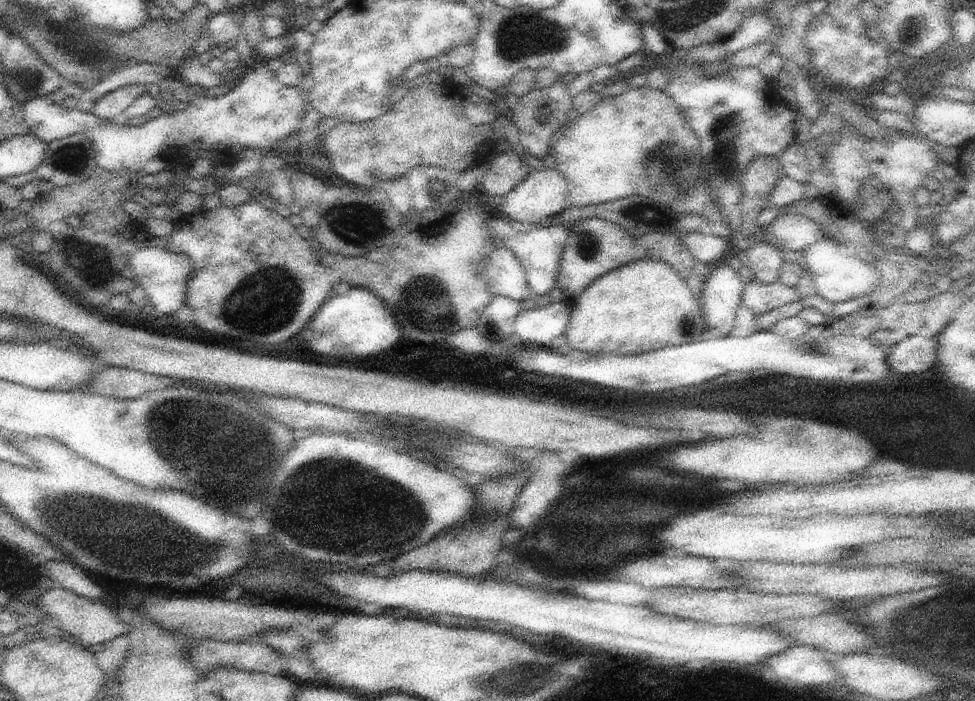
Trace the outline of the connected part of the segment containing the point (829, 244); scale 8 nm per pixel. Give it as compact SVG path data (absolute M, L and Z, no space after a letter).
M825 240L825 242L813 242L801 256L801 264L805 268L805 276L809 276L813 280L815 286L815 294L819 294L821 298L829 300L833 306L835 304L843 304L849 298L861 298L867 296L871 292L875 292L875 288L881 282L881 272L879 268L875 268L873 264L867 264L865 260L861 260L859 256L841 256L837 252L837 244L833 240Z

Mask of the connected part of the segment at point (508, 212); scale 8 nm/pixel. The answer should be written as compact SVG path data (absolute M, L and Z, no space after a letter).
M545 168L539 172L529 170L527 178L505 196L505 204L503 204L501 212L503 212L503 216L507 216L509 220L515 220L515 222L533 222L535 226L549 224L549 218L553 218L555 214L563 212L569 206L567 194L569 194L569 184L557 168L553 168L553 170Z

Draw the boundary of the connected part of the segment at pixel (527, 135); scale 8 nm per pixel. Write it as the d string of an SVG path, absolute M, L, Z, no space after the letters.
M555 82L547 88L533 88L525 96L519 98L519 104L515 110L511 110L511 120L519 130L519 150L525 150L527 154L535 158L543 158L547 152L551 152L551 138L555 132L561 132L571 118L573 110L573 98L567 92L567 86L561 82Z

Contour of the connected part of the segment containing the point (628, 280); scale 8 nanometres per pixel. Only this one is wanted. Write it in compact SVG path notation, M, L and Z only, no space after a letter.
M643 258L643 260L637 260L637 262L629 262L625 264L623 268L617 268L617 270L611 270L607 272L605 276L597 278L589 288L585 288L581 292L581 296L571 302L571 316L569 316L569 324L567 324L567 332L565 332L565 338L567 338L567 344L573 348L573 352L587 352L587 354L593 354L593 356L599 356L599 354L647 354L649 350L655 352L655 350L663 350L663 348L673 348L673 346L683 346L683 344L695 344L701 336L701 332L705 332L705 322L703 322L703 308L701 308L701 302L695 294L691 294L691 288L687 286L687 282L675 272L675 268L671 268L667 262L663 260L653 260L653 258Z

